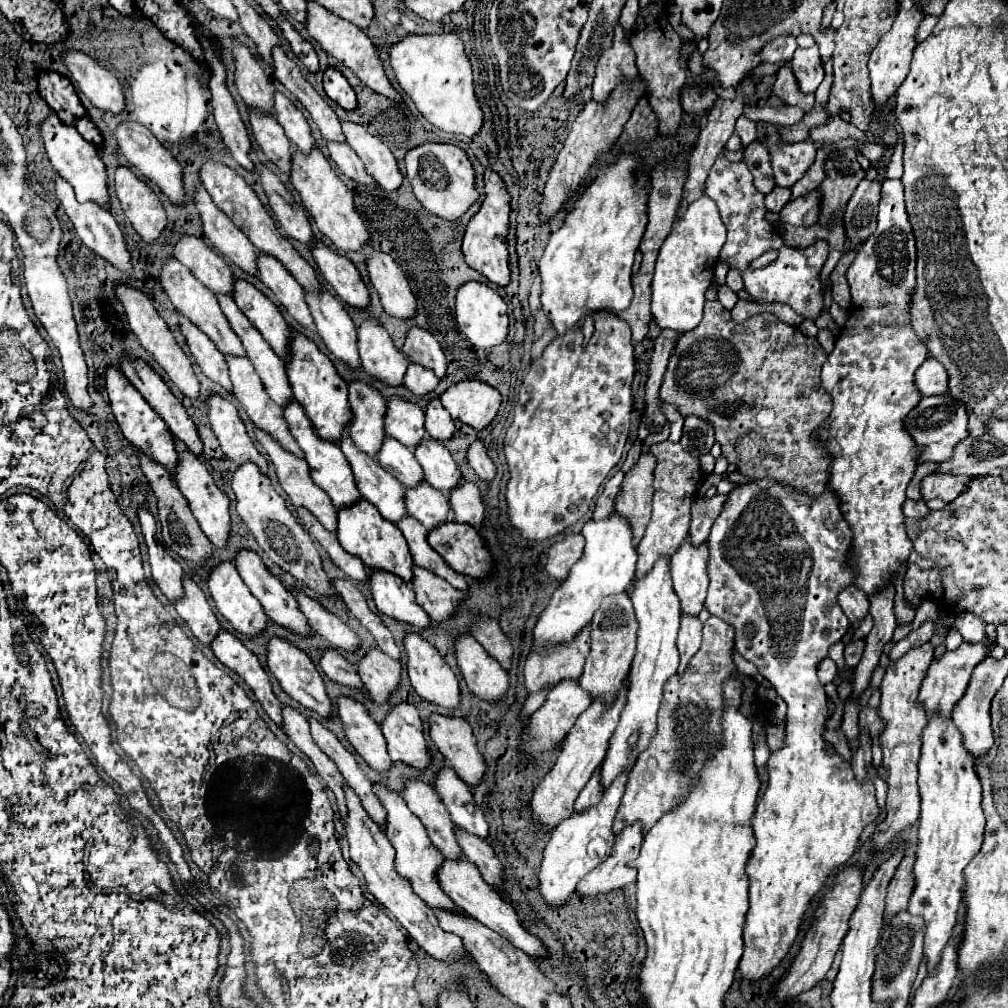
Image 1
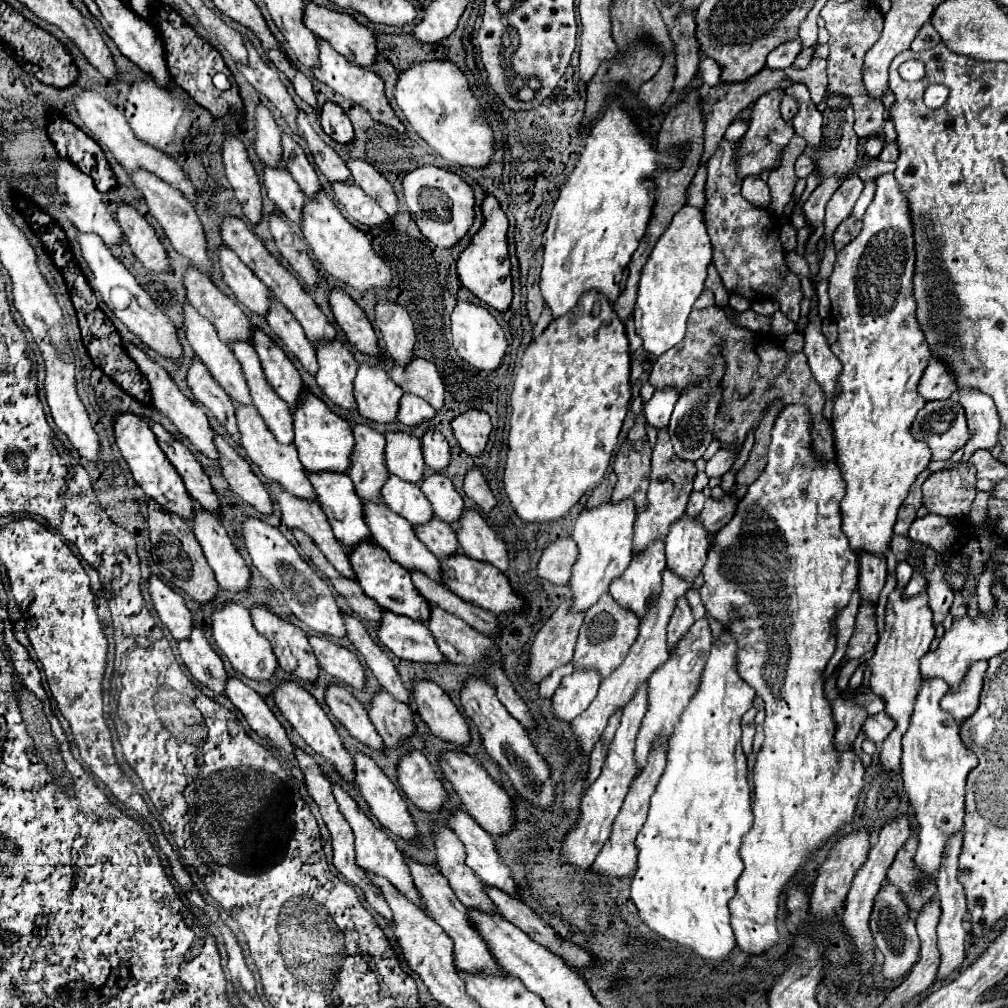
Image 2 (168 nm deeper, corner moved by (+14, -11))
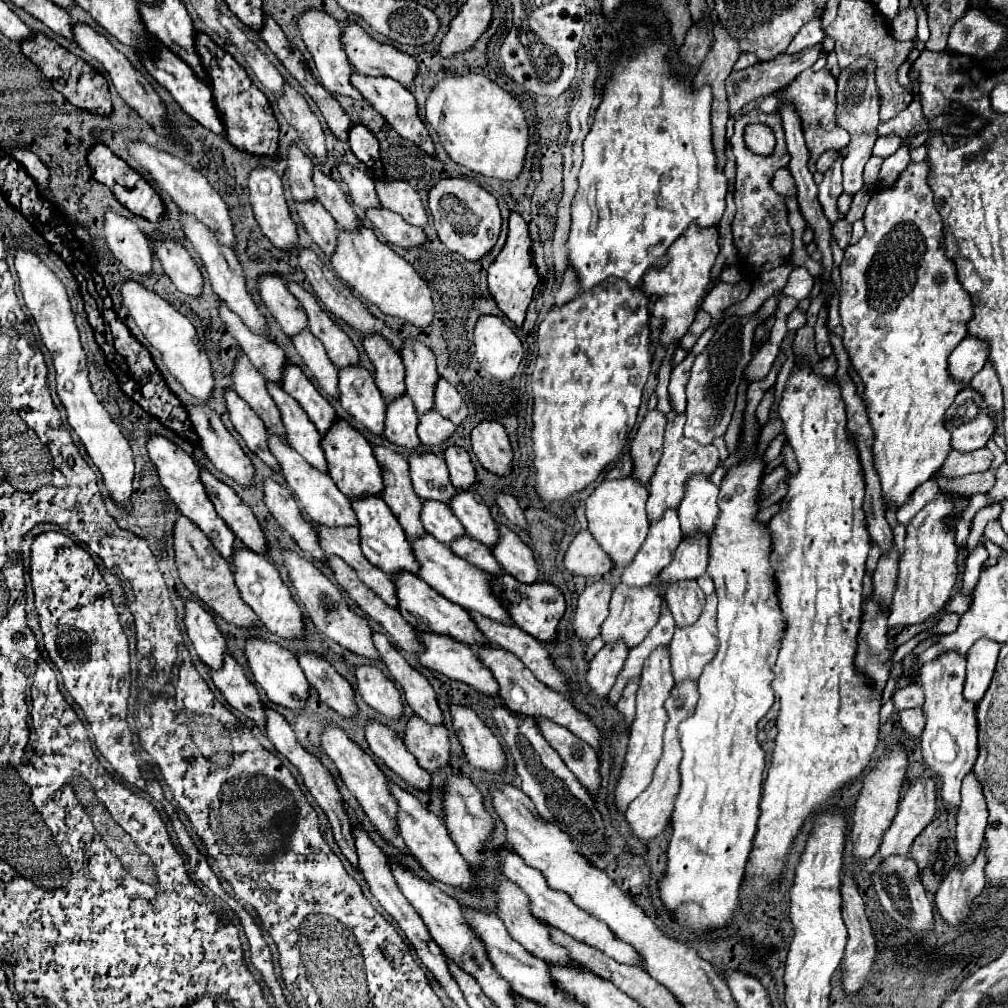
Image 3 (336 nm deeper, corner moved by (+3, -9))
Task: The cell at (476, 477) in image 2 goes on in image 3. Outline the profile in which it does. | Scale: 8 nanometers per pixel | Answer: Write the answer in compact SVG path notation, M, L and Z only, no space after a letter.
M499 493L499 497L497 497L497 505L499 505L501 513L503 513L513 525L517 525L517 527L521 527L521 529L527 527L523 509L519 507L519 503L517 503L515 497L511 497L511 495L507 495L507 493Z

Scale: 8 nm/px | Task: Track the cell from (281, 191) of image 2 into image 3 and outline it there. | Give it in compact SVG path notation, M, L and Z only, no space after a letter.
M313 201L313 203L295 203L295 205L297 205L297 213L299 213L307 233L321 247L325 257L331 257L331 253L335 251L335 233L339 231L339 225L325 211L325 207L317 201Z

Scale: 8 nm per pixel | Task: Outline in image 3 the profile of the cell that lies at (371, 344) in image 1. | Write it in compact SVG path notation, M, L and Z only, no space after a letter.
M403 395L397 401L389 401L387 419L385 419L385 437L391 443L409 449L419 447L421 441L417 437L417 423L419 417L411 399Z

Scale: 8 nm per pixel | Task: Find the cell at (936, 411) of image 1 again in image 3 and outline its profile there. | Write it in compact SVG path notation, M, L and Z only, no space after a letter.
M965 387L947 409L945 427L953 435L951 447L969 453L987 445L995 433L995 419L989 415L983 395Z

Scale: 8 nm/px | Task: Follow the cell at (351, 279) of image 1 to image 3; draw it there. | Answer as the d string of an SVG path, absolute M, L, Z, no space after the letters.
M377 335L365 337L363 347L371 363L375 365L375 385L381 391L381 395L387 401L401 397L405 393L405 385L403 385L405 369L401 355L383 337Z

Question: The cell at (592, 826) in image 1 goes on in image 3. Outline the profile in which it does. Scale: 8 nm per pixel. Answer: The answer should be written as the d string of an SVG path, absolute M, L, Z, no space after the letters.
M669 647L655 649L651 657L647 657L641 673L641 685L637 691L637 717L631 725L631 737L629 737L629 751L625 757L625 767L621 773L621 779L615 789L615 805L619 811L625 811L629 803L639 797L641 791L647 789L651 783L651 775L655 765L659 763L661 751L663 751L663 729L667 725L667 711L663 707L665 699L669 697L669 691L673 689L675 679L671 677L671 655Z

